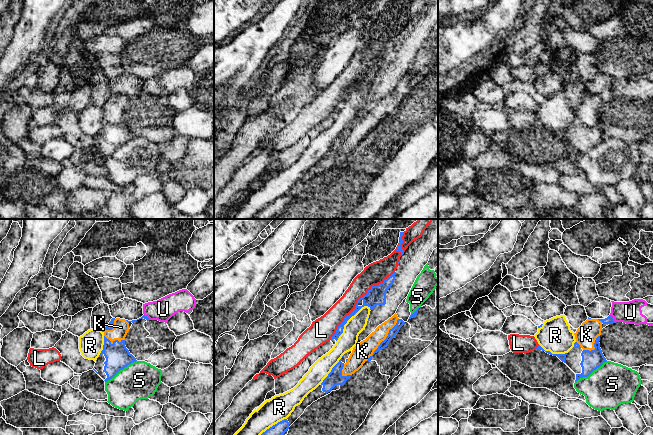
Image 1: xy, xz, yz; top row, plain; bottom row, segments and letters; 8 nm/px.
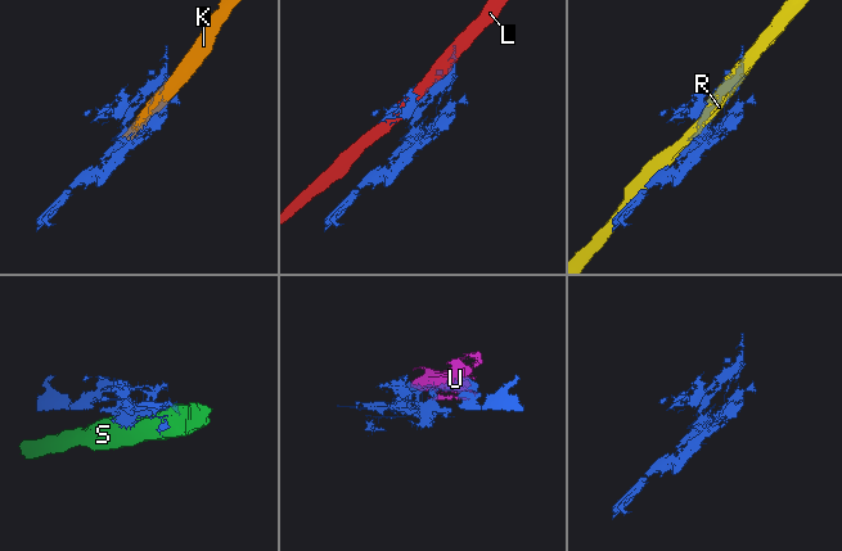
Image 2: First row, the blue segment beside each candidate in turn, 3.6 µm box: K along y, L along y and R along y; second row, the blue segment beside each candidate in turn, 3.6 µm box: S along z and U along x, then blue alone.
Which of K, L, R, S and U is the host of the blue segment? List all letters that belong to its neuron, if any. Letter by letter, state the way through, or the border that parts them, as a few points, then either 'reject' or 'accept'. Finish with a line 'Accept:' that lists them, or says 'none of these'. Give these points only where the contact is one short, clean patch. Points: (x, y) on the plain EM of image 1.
K: accept
L: reject
R: reject
S: reject
U: reject
Accept: K

